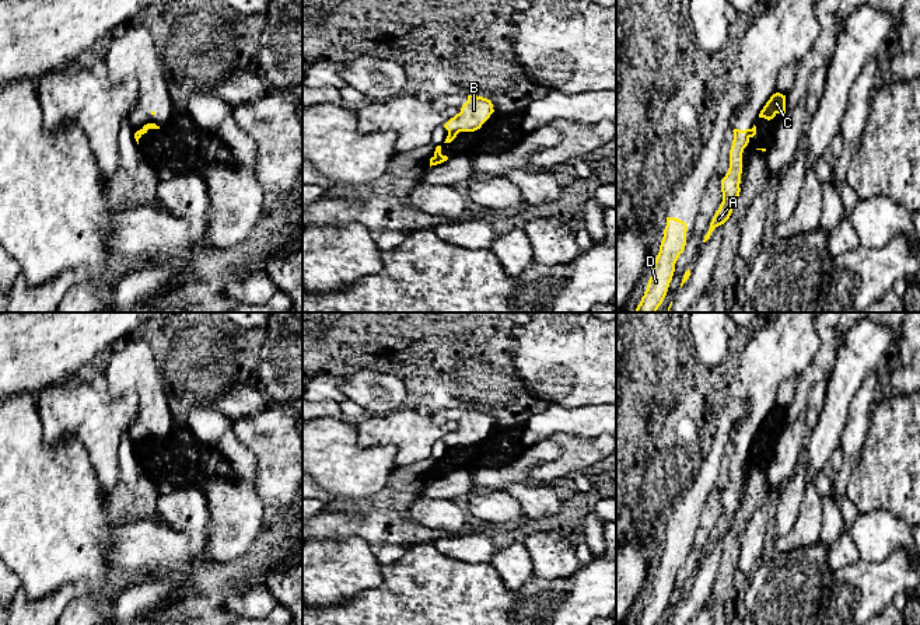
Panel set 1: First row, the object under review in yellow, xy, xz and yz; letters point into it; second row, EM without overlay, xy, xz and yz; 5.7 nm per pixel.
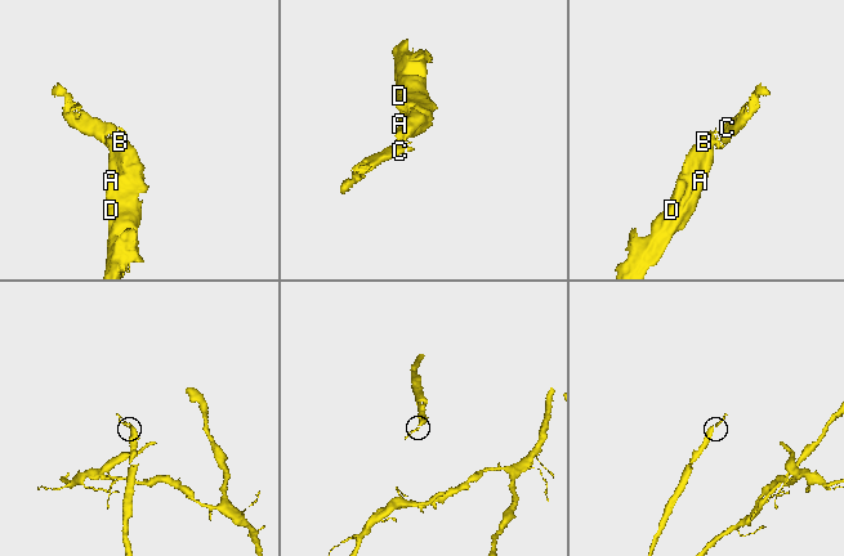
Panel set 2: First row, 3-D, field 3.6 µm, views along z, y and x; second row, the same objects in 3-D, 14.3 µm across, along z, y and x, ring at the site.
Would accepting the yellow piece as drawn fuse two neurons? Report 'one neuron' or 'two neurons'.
two neurons

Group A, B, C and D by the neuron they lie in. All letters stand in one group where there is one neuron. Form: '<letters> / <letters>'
A B D / C

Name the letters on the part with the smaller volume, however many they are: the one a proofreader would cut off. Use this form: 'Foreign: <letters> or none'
Foreign: C

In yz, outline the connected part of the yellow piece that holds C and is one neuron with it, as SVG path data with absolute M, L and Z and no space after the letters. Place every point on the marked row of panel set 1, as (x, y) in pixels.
M776 92L766 102L763 109L759 114L759 118L765 118L767 121L773 119L777 114L786 114L786 95Z

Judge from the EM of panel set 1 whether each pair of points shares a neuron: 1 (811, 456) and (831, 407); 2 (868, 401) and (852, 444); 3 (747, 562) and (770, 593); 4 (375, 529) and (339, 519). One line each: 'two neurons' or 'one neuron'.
1: one neuron
2: one neuron
3: two neurons
4: one neuron

